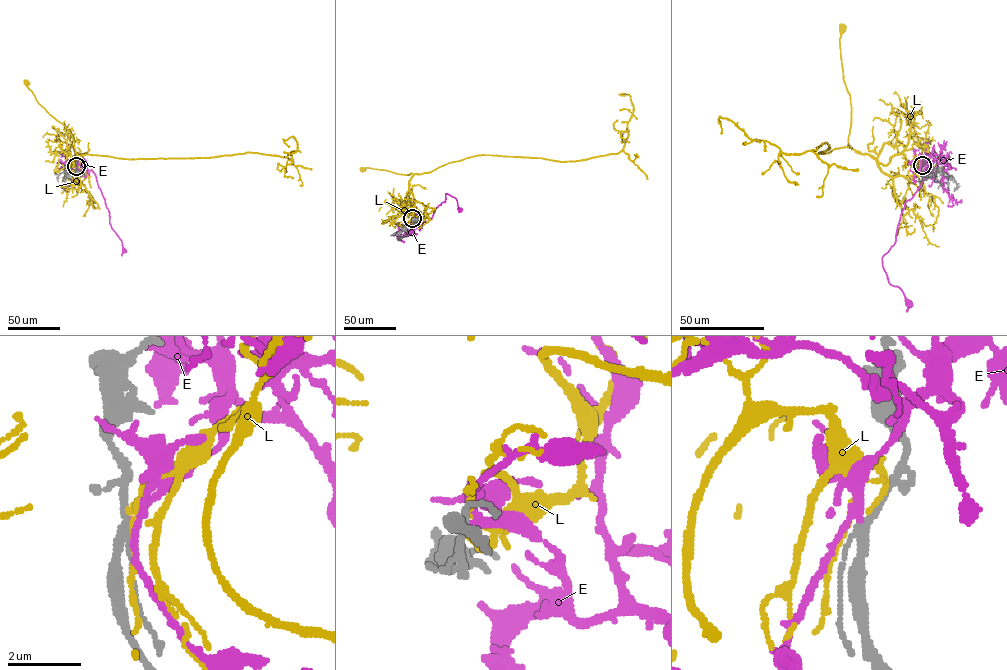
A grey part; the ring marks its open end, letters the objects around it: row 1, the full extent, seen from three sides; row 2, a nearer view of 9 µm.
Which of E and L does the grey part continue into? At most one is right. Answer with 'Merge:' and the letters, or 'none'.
Merge: E

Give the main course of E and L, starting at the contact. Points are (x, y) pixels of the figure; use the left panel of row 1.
E: (76, 166), (79, 163), (95, 174), (111, 228), (121, 240), (123, 250)
L: (76, 166), (79, 163), (83, 172), (78, 173), (73, 162), (77, 155), (68, 130), (38, 103), (26, 83)

